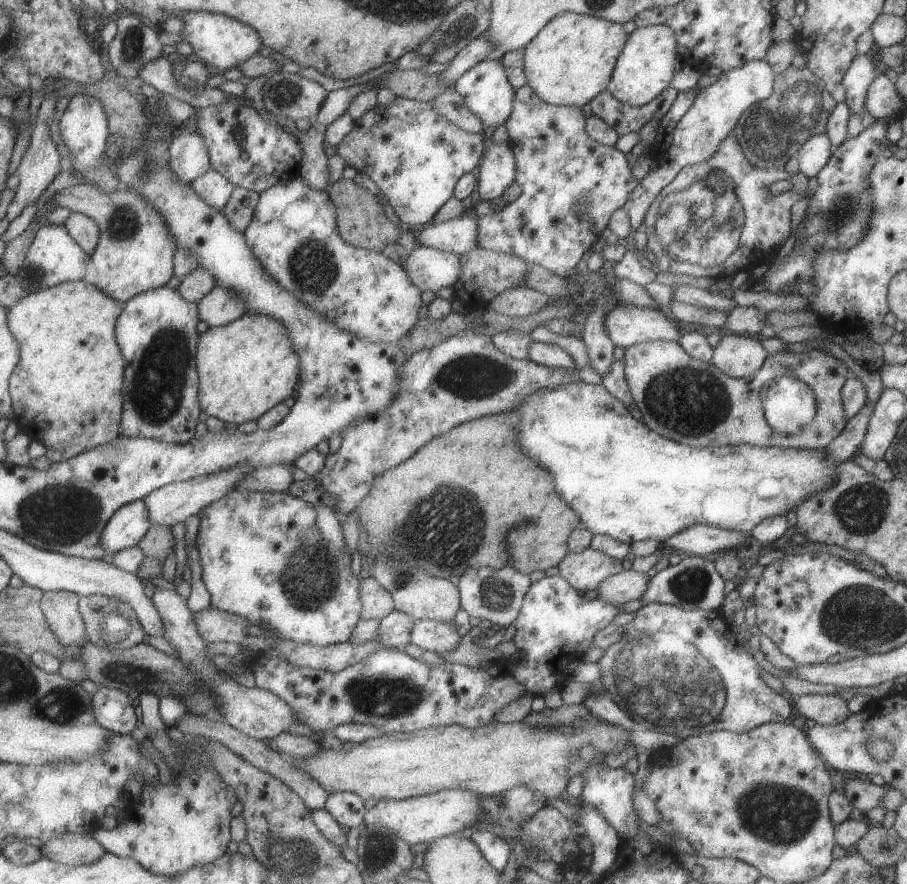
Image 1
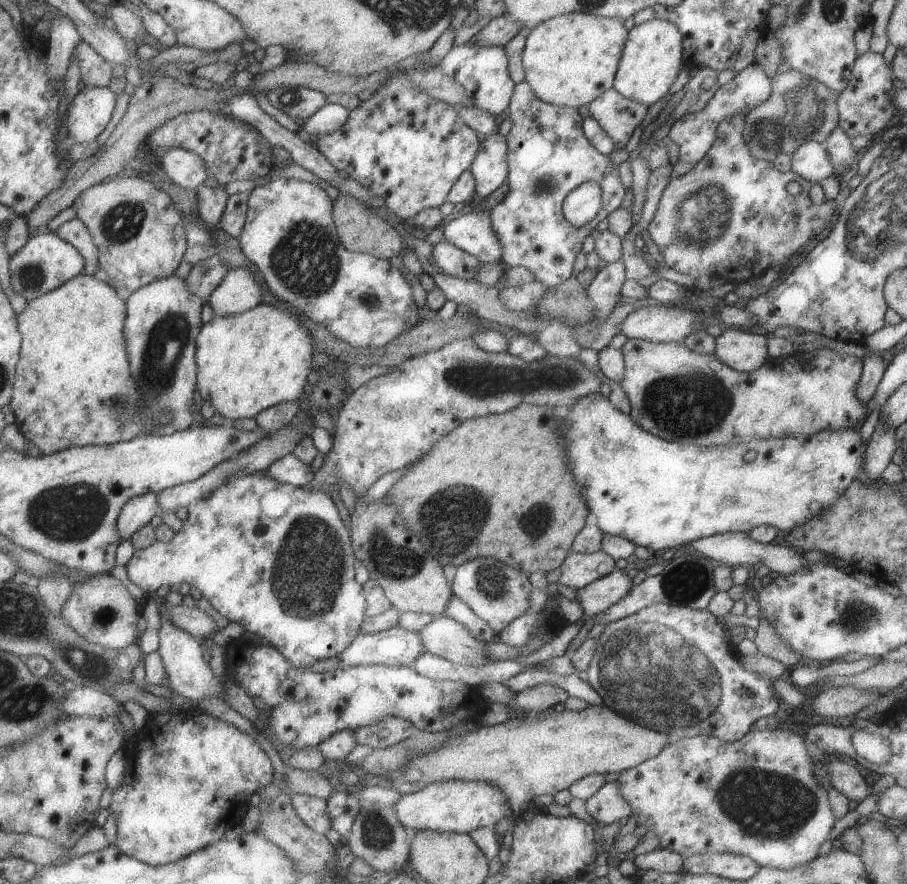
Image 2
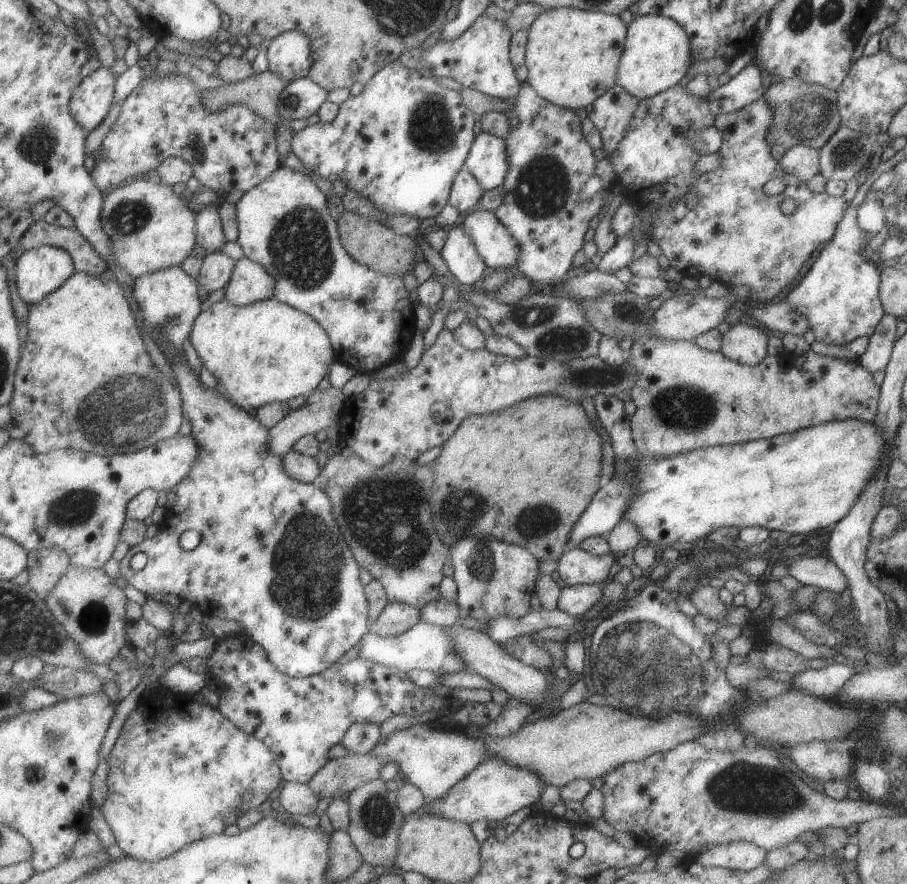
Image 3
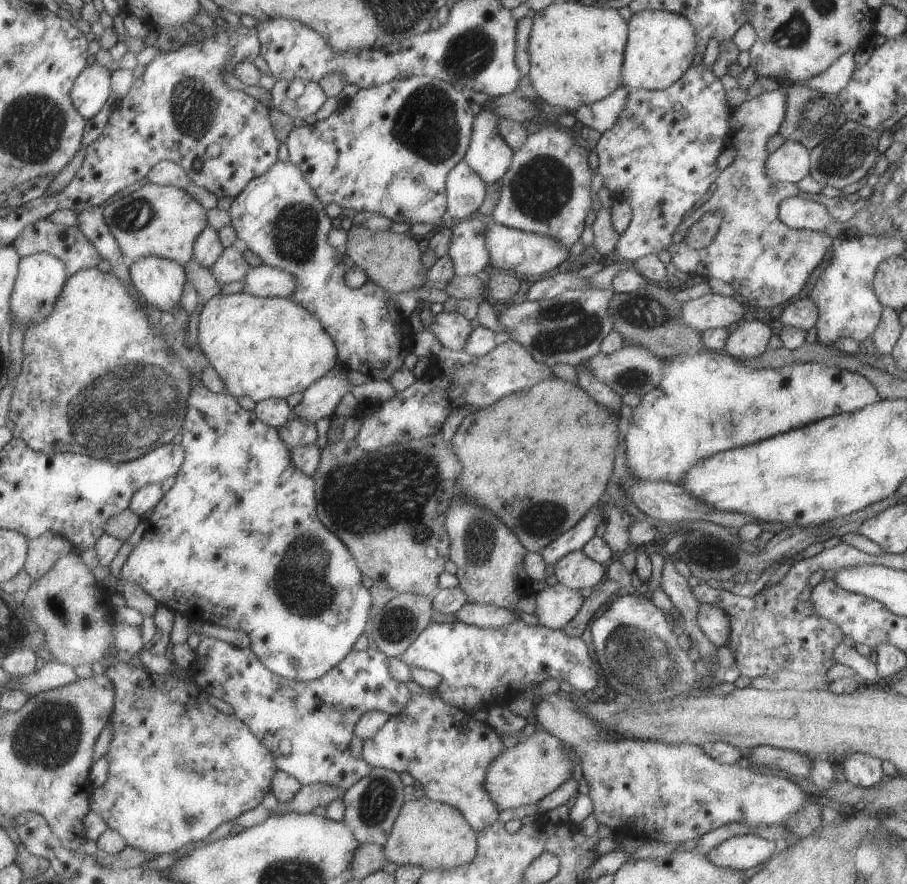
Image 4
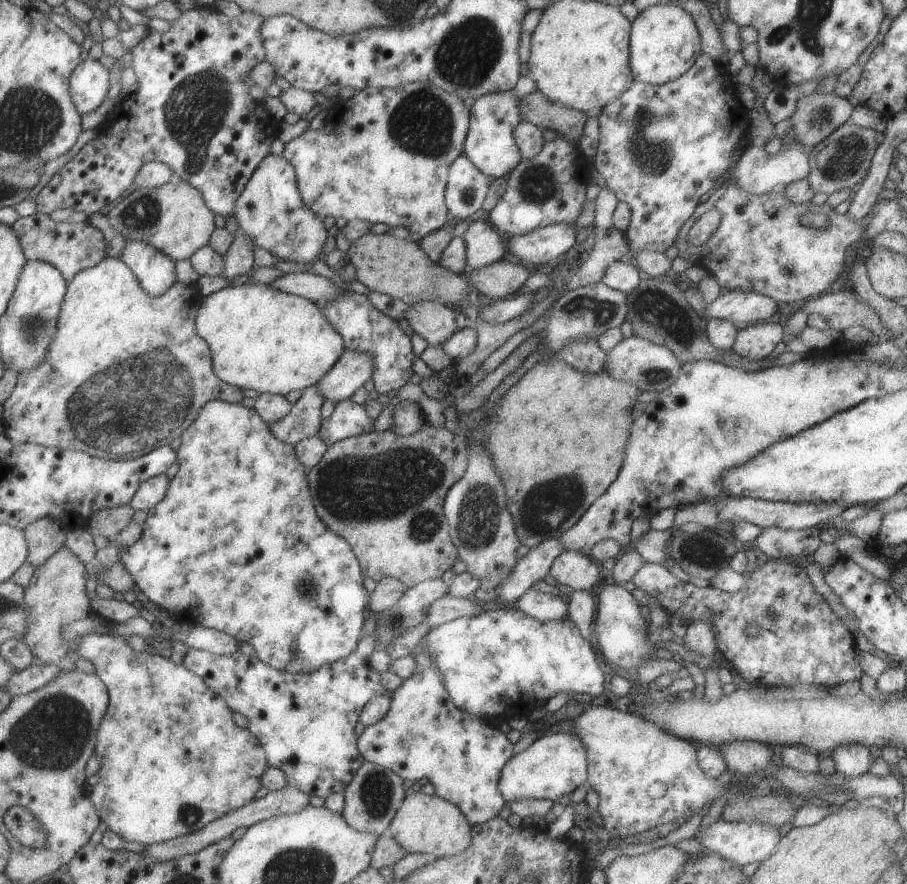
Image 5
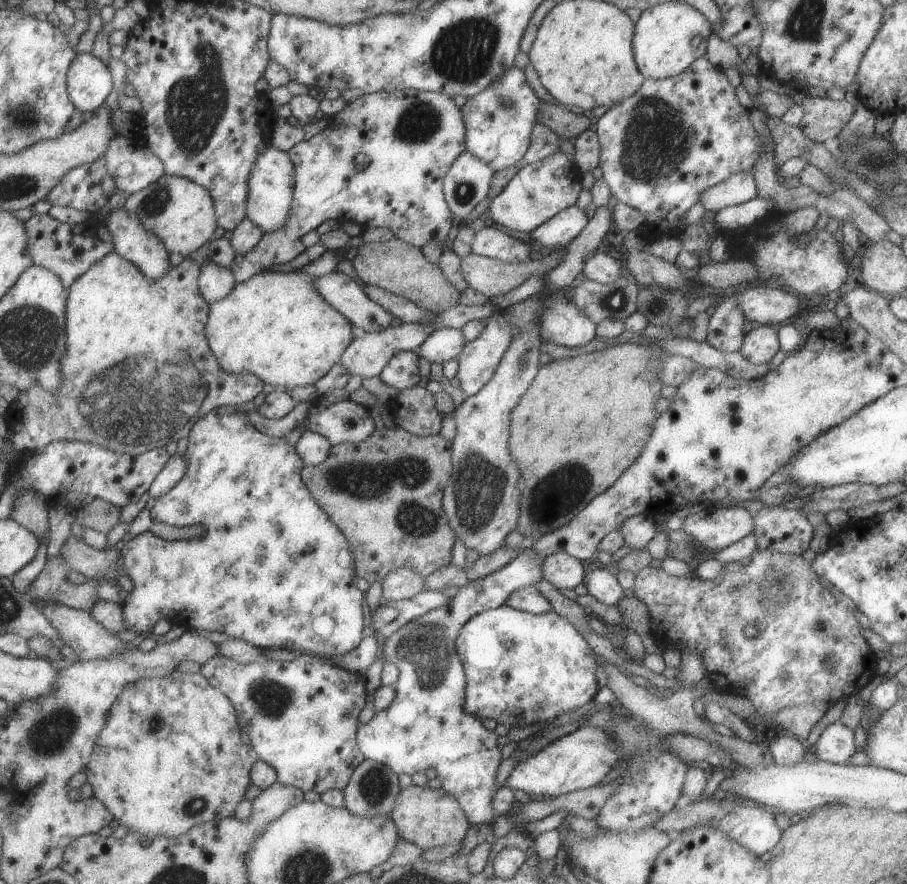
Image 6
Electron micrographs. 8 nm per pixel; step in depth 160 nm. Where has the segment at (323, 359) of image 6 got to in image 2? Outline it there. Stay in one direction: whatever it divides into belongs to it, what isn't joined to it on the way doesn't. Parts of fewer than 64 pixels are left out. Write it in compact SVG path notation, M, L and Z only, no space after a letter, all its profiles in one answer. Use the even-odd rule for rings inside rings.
M266 301L235 316L215 316L213 322L204 324L198 337L198 391L202 400L209 401L227 423L237 419L255 419L267 408L288 401L303 401L305 386L317 365L313 362L315 348L314 325L297 311L273 301Z

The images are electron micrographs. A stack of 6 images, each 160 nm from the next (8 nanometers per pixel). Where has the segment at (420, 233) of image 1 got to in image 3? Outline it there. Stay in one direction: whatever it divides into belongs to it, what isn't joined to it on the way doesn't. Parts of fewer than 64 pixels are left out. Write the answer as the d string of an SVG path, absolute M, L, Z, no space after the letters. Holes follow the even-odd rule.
M478 209L467 214L459 226L487 267L514 270L519 248L493 211Z

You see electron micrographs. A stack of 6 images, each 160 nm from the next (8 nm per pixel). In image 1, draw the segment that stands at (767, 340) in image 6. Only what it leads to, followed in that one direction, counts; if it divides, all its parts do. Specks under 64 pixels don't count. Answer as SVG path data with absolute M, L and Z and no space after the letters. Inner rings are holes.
M735 333L722 336L712 351L711 363L736 379L759 370L767 356L760 340Z

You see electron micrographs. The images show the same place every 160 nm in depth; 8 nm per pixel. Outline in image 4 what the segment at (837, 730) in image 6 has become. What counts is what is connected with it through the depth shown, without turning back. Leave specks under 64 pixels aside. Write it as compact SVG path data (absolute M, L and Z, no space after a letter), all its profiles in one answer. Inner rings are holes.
M855 753L846 756L843 762L843 775L846 781L859 788L871 788L886 779L879 758Z

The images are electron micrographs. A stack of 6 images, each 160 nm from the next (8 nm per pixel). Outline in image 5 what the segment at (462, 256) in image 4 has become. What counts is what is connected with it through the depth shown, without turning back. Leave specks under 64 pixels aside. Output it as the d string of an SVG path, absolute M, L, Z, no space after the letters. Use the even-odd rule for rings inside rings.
M472 220L462 237L466 246L467 270L478 269L509 257L503 238L493 230L490 223Z

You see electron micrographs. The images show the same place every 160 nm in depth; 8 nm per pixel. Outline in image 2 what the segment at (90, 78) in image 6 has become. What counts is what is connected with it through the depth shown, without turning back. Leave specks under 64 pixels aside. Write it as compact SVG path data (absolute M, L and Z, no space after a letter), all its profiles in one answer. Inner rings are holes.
M86 86L73 98L66 118L69 136L76 143L93 142L113 118L116 91L112 86Z

